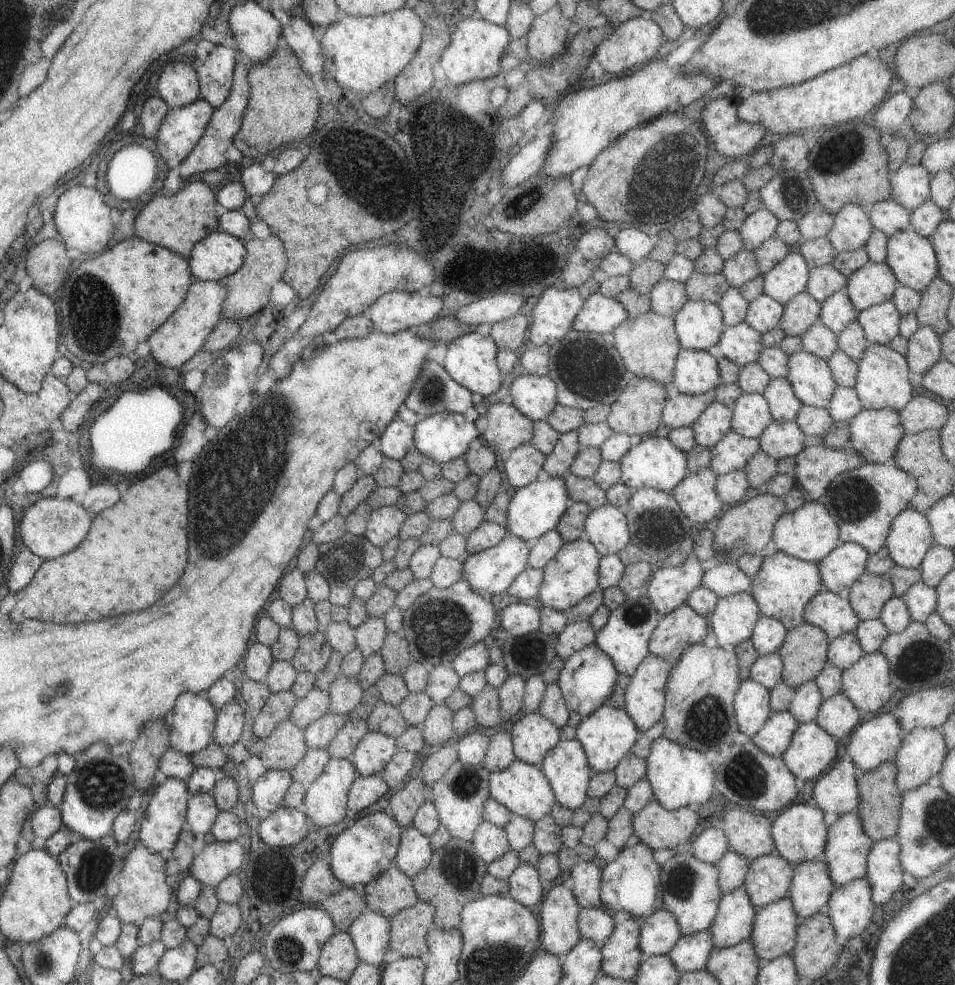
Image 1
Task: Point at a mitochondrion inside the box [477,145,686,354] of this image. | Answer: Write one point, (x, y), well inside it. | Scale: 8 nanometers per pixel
(521, 203)

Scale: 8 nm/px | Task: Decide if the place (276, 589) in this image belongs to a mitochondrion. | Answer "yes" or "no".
no

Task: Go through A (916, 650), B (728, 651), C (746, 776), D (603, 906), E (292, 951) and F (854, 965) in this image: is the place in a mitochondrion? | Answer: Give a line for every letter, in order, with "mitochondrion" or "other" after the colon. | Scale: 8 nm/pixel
A: mitochondrion
B: other
C: mitochondrion
D: other
E: mitochondrion
F: other

